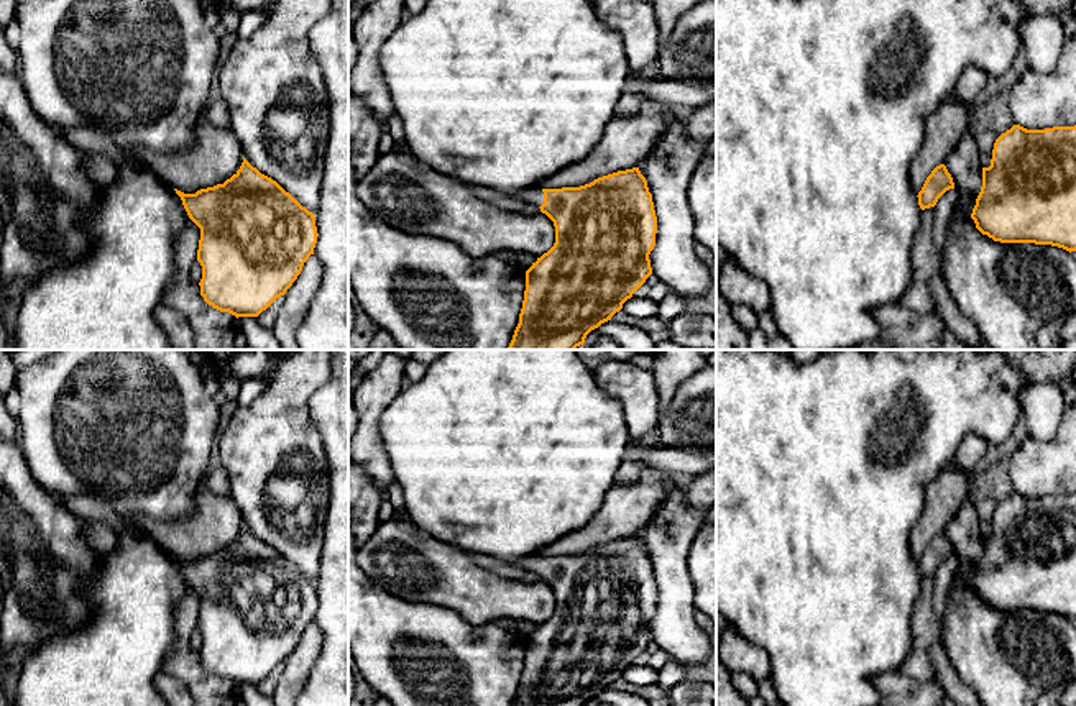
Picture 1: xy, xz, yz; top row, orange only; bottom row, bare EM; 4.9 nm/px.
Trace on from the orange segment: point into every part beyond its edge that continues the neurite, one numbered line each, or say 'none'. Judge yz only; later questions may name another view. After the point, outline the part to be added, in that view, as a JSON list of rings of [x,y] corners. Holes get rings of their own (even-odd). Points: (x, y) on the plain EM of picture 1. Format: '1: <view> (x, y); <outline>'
none

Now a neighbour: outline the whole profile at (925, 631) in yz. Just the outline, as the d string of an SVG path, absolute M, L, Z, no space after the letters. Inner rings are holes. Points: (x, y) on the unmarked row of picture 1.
M935 575L922 578L920 596L913 606L912 617L912 650L897 667L897 673L908 680L927 683L936 678L935 665L930 658L928 647L940 642L940 626L933 606Z

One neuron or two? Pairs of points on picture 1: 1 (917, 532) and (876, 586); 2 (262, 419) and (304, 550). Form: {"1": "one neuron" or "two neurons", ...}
{"1": "two neurons", "2": "one neuron"}

